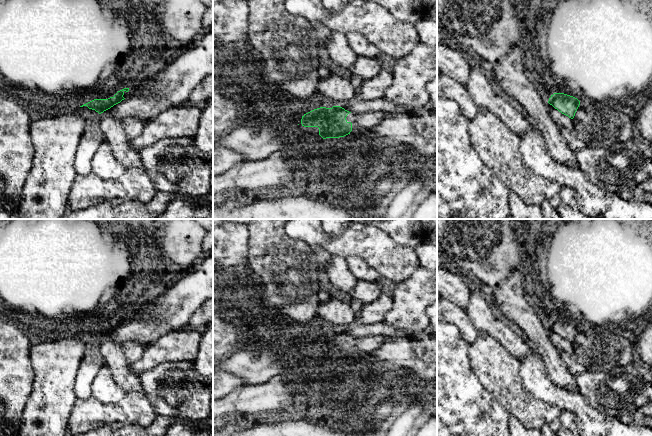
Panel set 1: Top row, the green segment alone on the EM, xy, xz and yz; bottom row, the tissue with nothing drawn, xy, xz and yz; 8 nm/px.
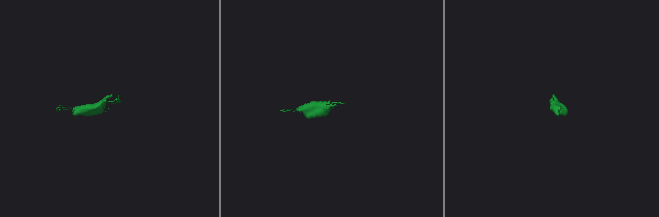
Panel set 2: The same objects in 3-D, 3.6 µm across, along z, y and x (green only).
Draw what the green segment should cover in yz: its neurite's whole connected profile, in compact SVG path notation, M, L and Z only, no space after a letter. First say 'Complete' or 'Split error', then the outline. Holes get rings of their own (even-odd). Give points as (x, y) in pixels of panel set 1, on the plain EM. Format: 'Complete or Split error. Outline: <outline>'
Complete. Outline: M554 317L549 322L548 327L571 343L574 342L580 329L580 325L577 322L564 317Z

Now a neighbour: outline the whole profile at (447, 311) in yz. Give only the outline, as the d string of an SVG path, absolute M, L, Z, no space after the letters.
M437 296L437 319L456 326L468 344L473 343L478 337L479 331L472 323L467 312L440 296Z

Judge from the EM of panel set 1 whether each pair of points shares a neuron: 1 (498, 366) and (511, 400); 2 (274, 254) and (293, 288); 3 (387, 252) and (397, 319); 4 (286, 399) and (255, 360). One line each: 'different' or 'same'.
1: same
2: same
3: different
4: different

